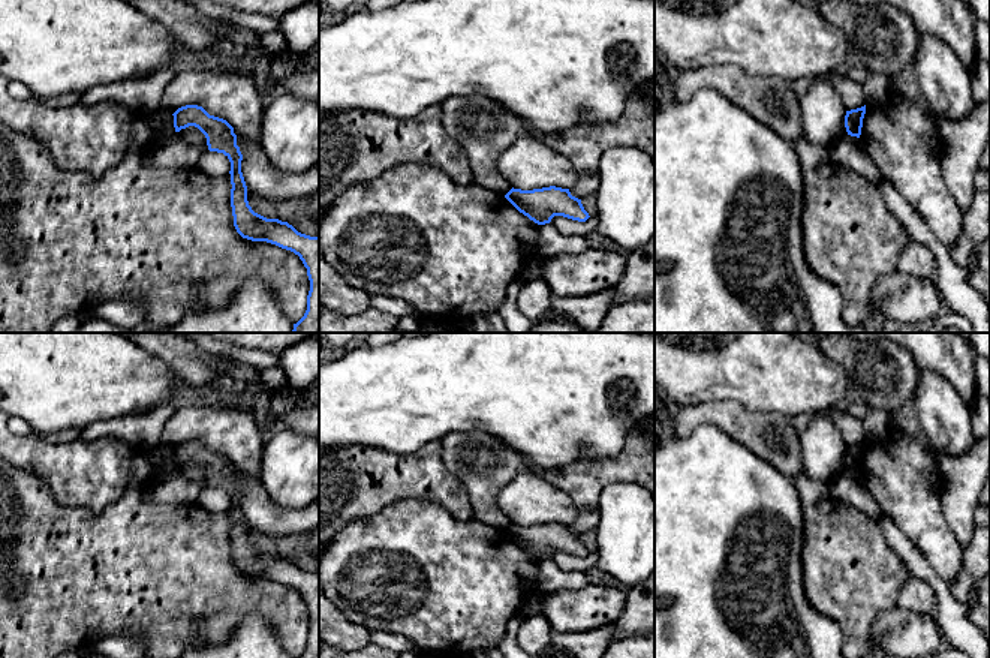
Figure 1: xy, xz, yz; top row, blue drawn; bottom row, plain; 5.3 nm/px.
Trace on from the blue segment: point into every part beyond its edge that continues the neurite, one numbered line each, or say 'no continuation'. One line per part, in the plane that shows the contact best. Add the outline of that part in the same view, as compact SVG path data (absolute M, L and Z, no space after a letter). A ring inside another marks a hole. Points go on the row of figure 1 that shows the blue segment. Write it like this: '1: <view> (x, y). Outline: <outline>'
no continuation

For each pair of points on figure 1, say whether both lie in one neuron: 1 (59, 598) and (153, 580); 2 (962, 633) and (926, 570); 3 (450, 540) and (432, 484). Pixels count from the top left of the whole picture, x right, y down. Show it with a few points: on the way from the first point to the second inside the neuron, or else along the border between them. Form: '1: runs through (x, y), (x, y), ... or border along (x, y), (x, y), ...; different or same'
1: runs through (83, 580), (129, 580); same
2: runs through (953, 618), (938, 585); same
3: border along (403, 499), (429, 499), (457, 519), (469, 520); different

